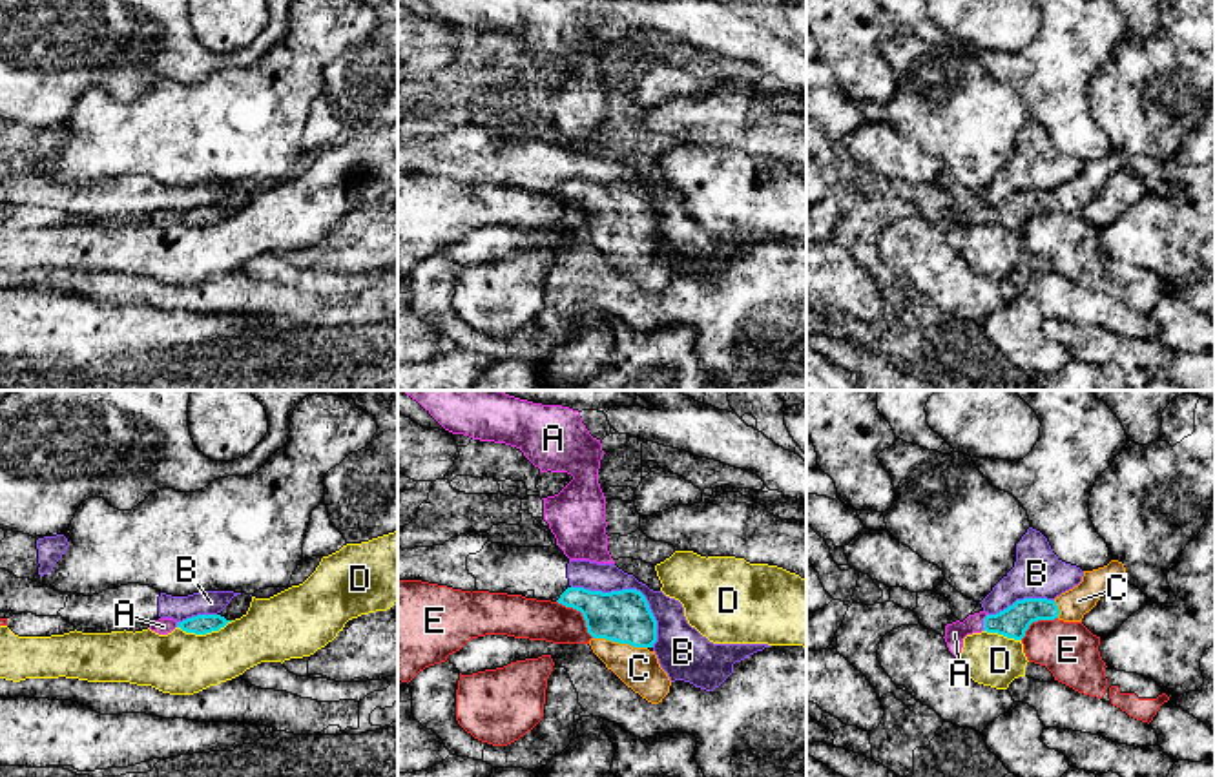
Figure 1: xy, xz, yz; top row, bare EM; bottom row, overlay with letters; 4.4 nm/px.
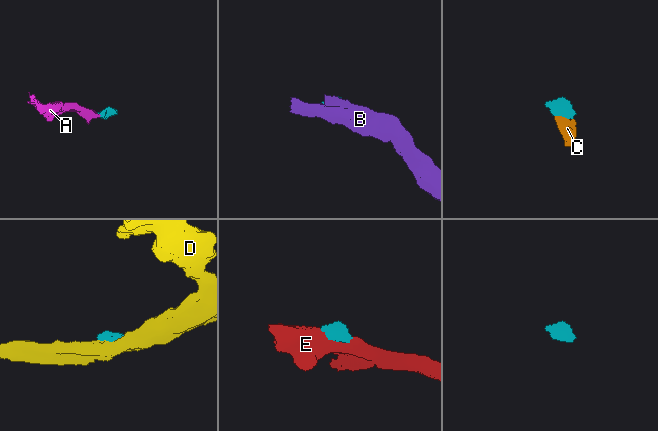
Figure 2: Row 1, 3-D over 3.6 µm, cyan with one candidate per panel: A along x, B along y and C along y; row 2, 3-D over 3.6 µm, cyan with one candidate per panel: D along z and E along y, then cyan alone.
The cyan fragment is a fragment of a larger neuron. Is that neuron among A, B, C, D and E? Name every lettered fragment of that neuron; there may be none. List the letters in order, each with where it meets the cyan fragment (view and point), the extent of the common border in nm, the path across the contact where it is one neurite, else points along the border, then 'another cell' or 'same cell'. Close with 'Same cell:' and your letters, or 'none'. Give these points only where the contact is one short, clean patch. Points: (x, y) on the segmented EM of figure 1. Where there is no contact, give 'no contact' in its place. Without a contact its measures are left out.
A: yz (984, 622) | 80 nm | across yz (1013, 622), (984, 622), (973, 622), (955, 633) | same cell
B: xz (633, 590) | 460 nm | another cell
C: xz (621, 642) | 240 nm | across xz (624, 617), (621, 642), (626, 655), (639, 668) | same cell
D: xy (205, 633) | 260 nm | another cell
E: xz (581, 611) | 240 nm | another cell
Same cell: A, C

